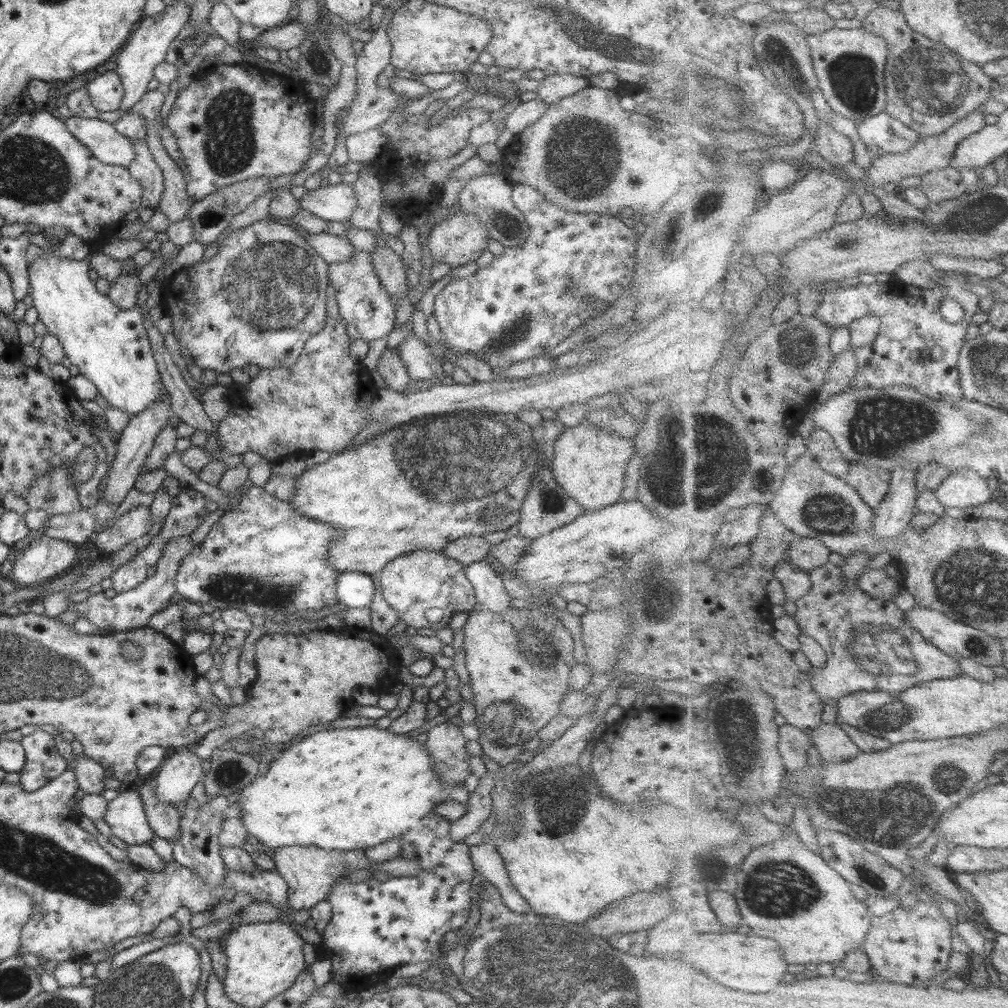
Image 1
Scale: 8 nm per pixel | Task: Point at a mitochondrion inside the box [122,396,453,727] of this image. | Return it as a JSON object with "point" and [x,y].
{"point":[233,589]}

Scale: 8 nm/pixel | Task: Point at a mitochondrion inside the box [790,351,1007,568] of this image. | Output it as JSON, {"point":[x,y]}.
{"point":[879,426]}

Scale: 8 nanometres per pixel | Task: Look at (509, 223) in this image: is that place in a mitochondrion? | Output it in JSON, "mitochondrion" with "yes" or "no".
{"mitochondrion":"yes"}

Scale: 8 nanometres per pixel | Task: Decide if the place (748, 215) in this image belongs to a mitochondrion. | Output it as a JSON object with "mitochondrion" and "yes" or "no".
{"mitochondrion":"no"}

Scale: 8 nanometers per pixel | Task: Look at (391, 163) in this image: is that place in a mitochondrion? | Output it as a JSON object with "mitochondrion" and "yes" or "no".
{"mitochondrion":"no"}

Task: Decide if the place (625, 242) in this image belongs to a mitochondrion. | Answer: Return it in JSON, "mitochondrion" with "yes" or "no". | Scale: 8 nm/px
{"mitochondrion":"no"}

